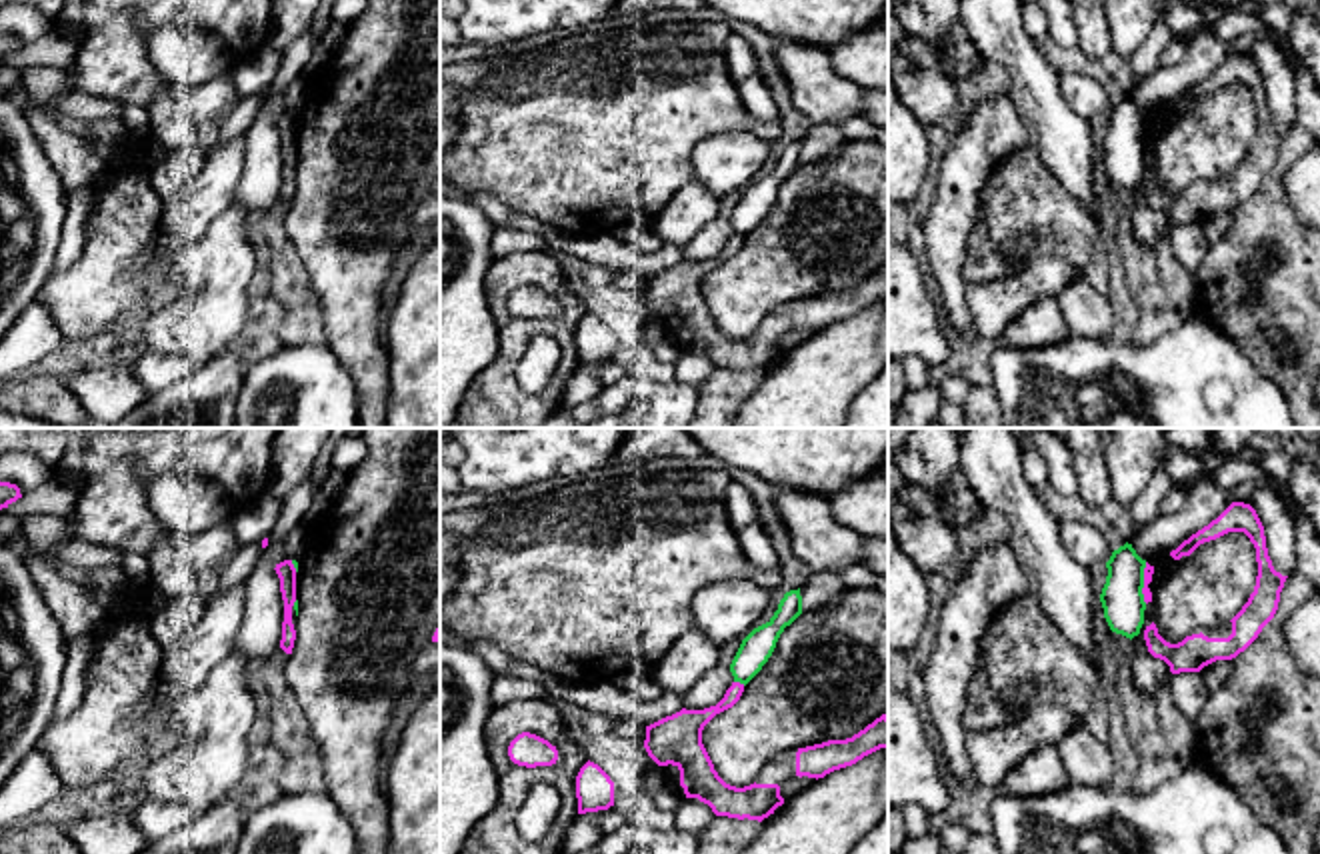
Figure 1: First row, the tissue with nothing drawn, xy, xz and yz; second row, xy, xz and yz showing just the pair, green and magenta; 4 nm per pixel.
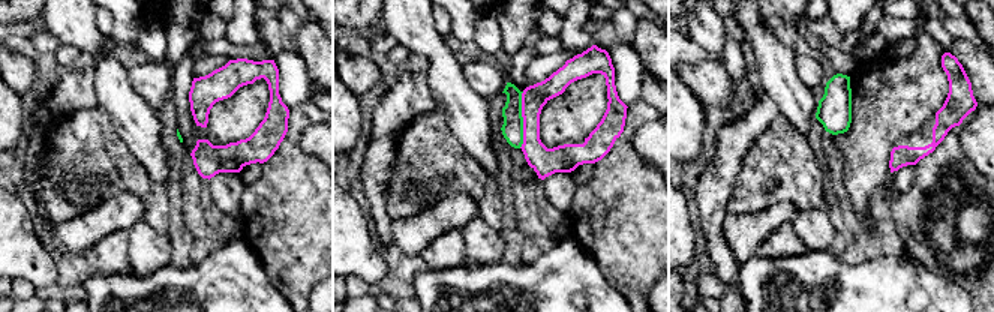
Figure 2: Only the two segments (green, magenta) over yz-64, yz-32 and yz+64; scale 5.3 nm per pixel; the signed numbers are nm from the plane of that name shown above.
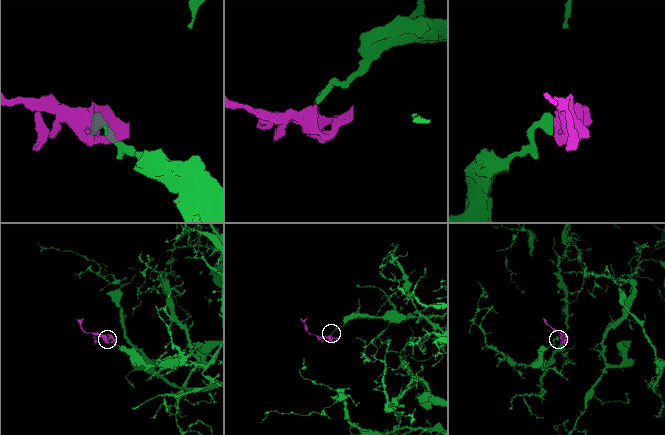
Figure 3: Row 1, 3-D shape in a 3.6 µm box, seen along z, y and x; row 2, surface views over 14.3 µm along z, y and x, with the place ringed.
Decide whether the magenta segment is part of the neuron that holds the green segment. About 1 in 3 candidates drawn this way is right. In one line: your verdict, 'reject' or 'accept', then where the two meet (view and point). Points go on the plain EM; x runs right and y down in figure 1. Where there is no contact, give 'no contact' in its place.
reject; meets green in yz at (1142, 134)

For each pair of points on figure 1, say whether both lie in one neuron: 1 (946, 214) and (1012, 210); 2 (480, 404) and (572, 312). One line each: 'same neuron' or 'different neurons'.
1: different neurons
2: same neuron

